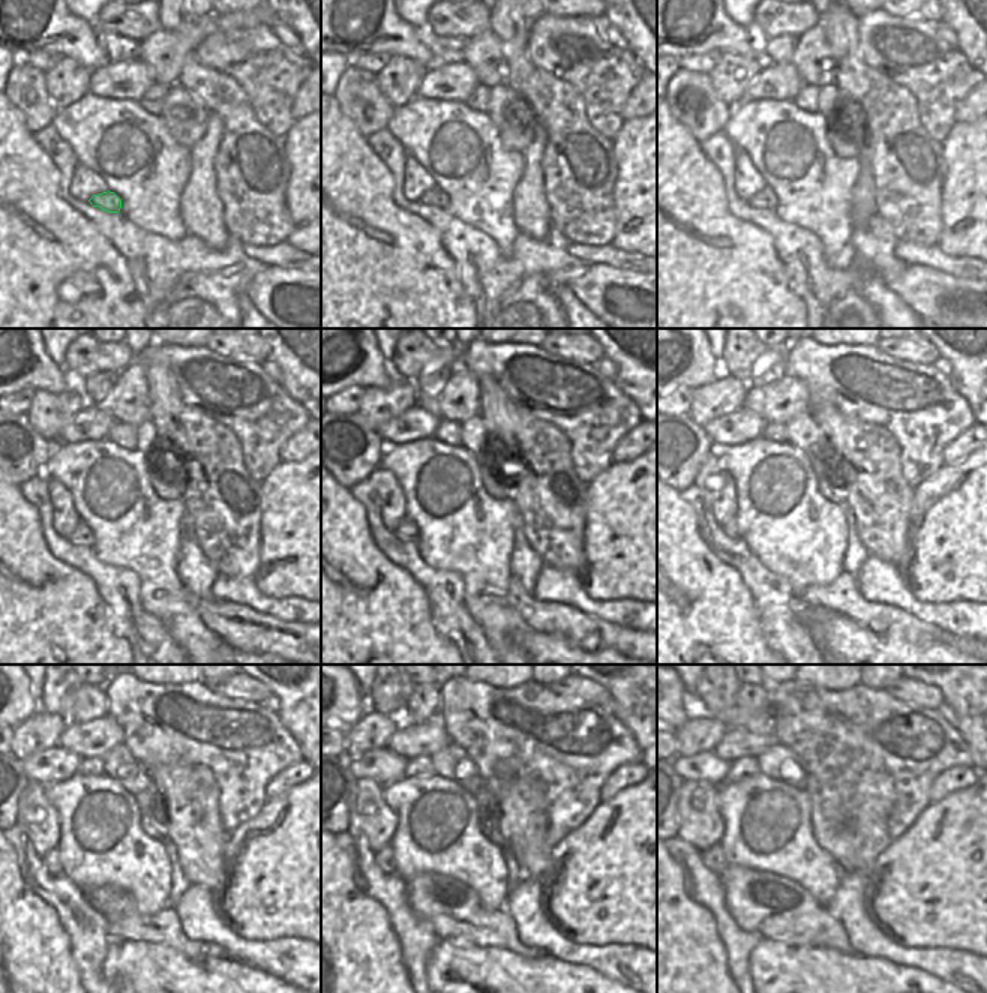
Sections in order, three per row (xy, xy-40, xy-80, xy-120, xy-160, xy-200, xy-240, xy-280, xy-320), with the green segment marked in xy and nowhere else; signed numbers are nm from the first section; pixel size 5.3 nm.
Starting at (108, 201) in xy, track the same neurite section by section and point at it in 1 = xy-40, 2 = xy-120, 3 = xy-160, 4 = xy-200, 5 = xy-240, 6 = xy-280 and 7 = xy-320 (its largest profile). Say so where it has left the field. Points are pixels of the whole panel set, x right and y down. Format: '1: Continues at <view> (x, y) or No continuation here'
1: Continues at xy-40 (434, 197)
2: Continues at xy-120 (81, 536)
3: Continues at xy-160 (407, 530)
4: Continues at xy-200 (729, 527)
5: Continues at xy-240 (50, 860)
6: Continues at xy-280 (384, 858)
7: Continues at xy-320 (713, 858).

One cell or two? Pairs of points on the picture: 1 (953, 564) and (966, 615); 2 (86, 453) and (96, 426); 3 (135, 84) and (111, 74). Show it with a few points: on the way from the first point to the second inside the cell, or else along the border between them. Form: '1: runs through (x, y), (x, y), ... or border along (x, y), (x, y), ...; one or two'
1: border along (971, 600), (927, 603); two
2: border along (105, 437), (60, 443); two
3: runs through (129, 80), (117, 78); one

